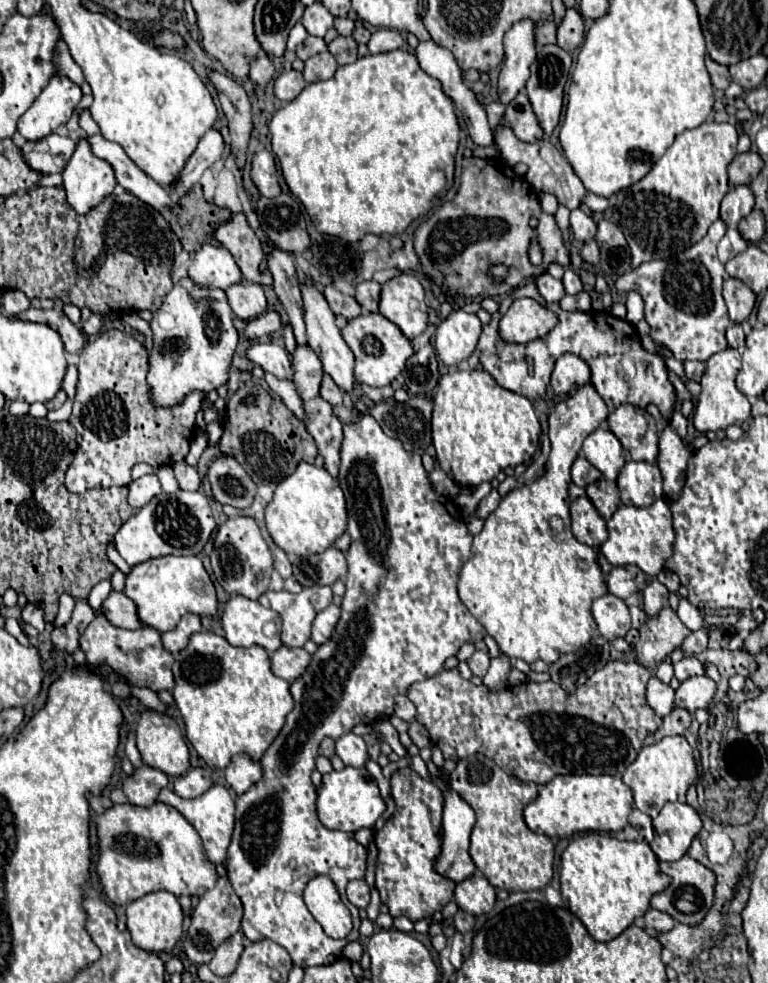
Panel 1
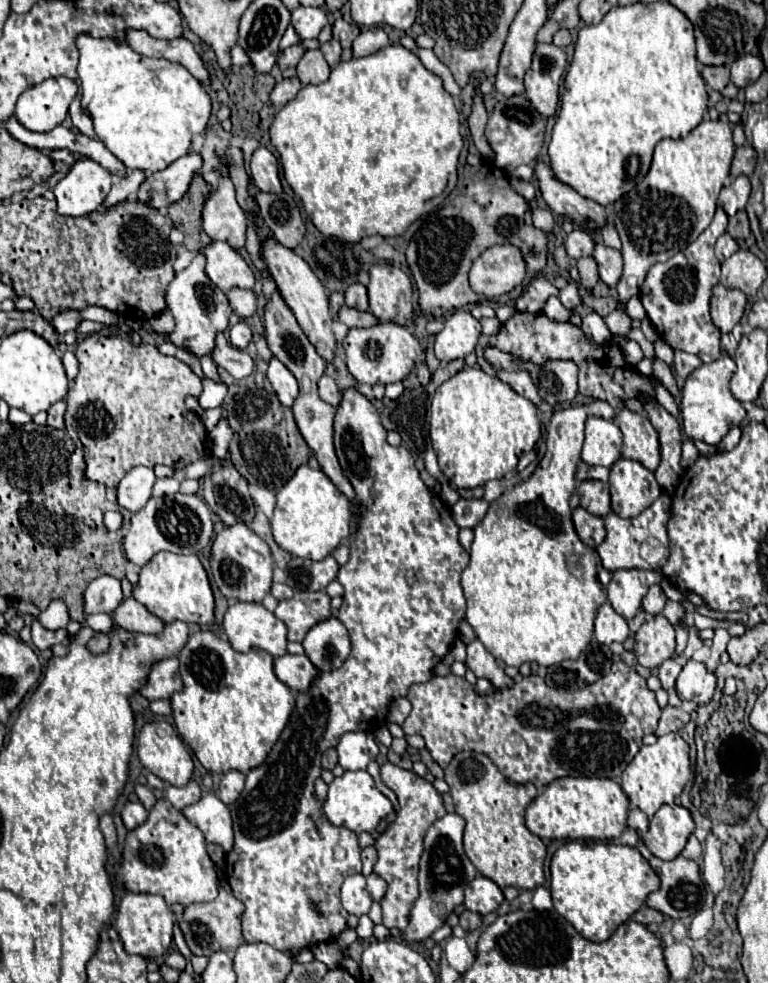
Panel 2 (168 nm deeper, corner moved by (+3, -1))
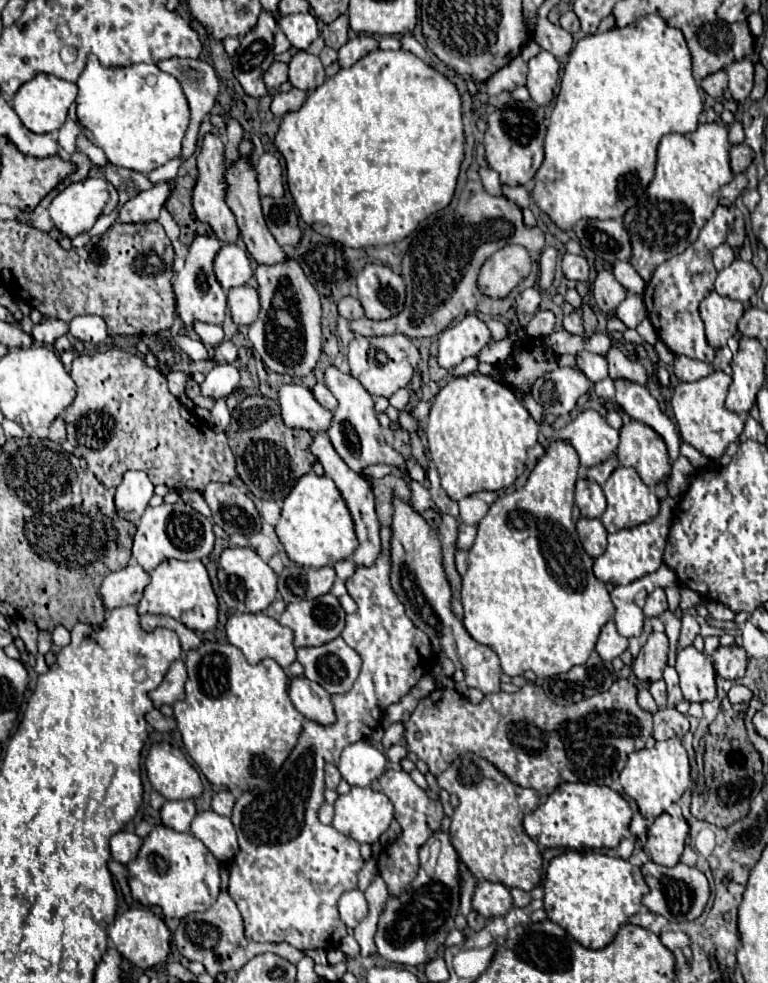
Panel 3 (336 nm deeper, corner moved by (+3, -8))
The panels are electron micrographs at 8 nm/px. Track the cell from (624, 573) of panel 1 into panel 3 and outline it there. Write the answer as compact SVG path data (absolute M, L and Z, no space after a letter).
M634 580L626 586L616 586L610 592L610 598L616 606L614 622L622 636L632 638L642 632L642 624L644 624L642 606L644 606L646 594L648 590L642 586L642 580Z

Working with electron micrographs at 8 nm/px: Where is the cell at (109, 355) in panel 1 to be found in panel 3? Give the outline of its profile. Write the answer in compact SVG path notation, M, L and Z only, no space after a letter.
M110 348L106 352L96 352L96 354L80 354L74 358L72 362L72 370L70 370L70 376L72 380L76 382L78 386L78 392L76 392L76 398L74 402L64 410L64 422L66 422L66 430L68 430L68 442L82 454L82 458L88 462L88 468L94 472L94 476L106 486L106 488L116 488L120 482L122 482L122 476L126 470L142 470L150 476L150 480L154 484L166 484L168 488L172 490L180 490L180 488L194 488L198 492L202 492L206 488L208 482L230 482L236 474L236 462L234 462L234 454L228 446L228 440L226 440L226 434L214 434L214 430L206 426L204 423L198 422L196 416L176 398L172 396L172 392L168 390L168 380L166 376L158 370L158 368L150 368L144 364L144 360L136 354L128 354L128 352L122 352L118 348Z

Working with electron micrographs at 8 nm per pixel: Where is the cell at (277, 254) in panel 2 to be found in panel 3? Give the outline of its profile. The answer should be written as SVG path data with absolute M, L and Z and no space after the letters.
M244 138L240 142L240 160L236 164L228 164L226 168L226 184L228 184L228 194L226 194L226 202L228 206L232 208L234 216L236 216L236 222L238 222L238 228L240 228L240 234L244 238L244 244L246 244L246 250L248 254L252 254L252 258L258 262L258 264L264 264L264 266L274 266L274 264L280 264L280 262L286 262L288 260L288 254L282 250L282 246L274 240L272 232L268 230L266 222L264 222L264 216L262 216L262 208L260 208L260 196L258 196L258 182L256 182L256 172L252 168L252 164L246 162L246 156L250 156L252 152L252 142L248 138Z

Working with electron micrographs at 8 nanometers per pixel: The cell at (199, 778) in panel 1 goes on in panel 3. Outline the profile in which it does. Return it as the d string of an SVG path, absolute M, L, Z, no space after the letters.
M168 800L162 806L162 822L178 832L188 832L192 818L196 816L194 800Z

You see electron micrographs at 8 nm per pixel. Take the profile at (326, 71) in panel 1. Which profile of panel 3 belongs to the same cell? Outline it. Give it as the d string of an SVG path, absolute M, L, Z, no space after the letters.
M298 52L288 62L288 66L290 66L290 82L292 82L292 86L304 90L306 94L310 94L318 86L322 86L324 80L326 80L324 66L322 66L320 58L312 56L308 52Z

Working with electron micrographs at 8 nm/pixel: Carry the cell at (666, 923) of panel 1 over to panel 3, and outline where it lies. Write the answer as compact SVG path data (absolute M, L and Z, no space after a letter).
M642 908L638 914L634 914L632 918L630 918L630 922L632 924L636 924L636 926L642 926L642 928L650 928L650 924L656 920L656 916L648 910L648 908Z

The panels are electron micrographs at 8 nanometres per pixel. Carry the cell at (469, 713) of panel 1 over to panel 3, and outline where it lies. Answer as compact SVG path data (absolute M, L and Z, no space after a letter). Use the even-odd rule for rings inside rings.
M618 678L610 686L610 690L596 694L592 698L584 698L572 706L554 704L536 684L522 686L514 694L486 694L480 704L468 702L454 688L436 688L418 702L408 722L404 722L404 738L408 750L414 752L420 760L424 760L434 776L442 774L458 756L474 752L476 756L492 762L516 786L532 788L538 792L538 796L546 798L558 784L564 782L612 786L618 780L620 772L628 762L628 754L642 750L646 740L652 736L652 714L640 708L636 696L636 686L626 678ZM416 728L422 732L420 740L414 740Z

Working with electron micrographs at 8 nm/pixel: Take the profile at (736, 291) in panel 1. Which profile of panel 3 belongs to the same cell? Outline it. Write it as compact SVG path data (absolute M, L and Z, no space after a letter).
M710 292L700 302L700 316L706 326L706 338L710 346L722 348L726 340L738 330L738 320L742 318L744 310L738 300L724 298L716 292Z

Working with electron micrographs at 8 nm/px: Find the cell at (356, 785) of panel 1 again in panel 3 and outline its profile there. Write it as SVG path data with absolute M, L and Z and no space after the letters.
M352 786L348 794L336 798L336 802L334 802L334 820L332 820L332 826L334 826L338 832L342 832L342 834L354 838L354 840L360 842L360 844L364 844L364 842L374 844L374 842L378 842L378 838L388 830L392 818L394 818L394 806L392 806L392 802L390 802L390 798L388 798L386 794L374 792L370 786L366 786L366 788Z

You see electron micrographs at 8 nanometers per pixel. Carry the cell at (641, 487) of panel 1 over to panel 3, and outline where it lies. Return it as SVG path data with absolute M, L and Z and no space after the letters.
M618 466L612 472L612 476L608 478L608 482L604 484L604 494L606 494L606 500L608 500L608 508L606 508L606 512L600 520L602 520L602 524L606 526L608 532L616 532L616 530L622 530L622 528L634 528L642 522L648 522L658 514L658 508L660 508L658 496L654 494L654 490L650 486L646 486L640 480L640 476L634 468Z

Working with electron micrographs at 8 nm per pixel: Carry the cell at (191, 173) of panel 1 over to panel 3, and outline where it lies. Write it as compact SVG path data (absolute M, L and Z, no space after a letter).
M162 182L156 184L144 192L140 192L136 198L128 200L122 210L120 210L120 220L122 222L150 222L158 220L158 214L166 200L172 194L174 184L172 182Z

